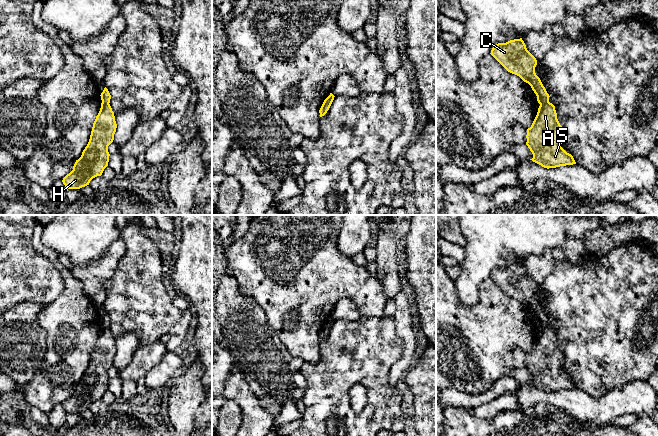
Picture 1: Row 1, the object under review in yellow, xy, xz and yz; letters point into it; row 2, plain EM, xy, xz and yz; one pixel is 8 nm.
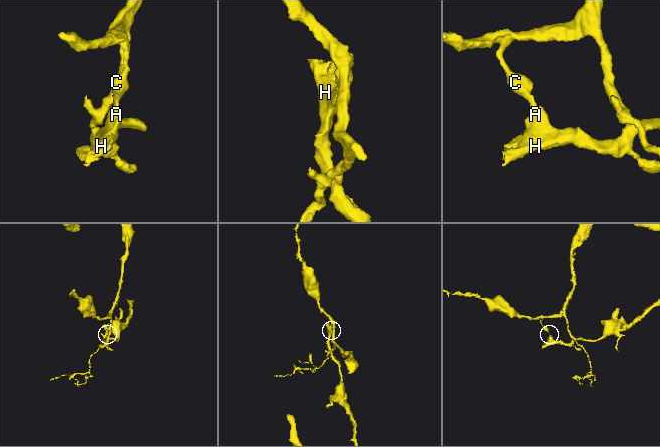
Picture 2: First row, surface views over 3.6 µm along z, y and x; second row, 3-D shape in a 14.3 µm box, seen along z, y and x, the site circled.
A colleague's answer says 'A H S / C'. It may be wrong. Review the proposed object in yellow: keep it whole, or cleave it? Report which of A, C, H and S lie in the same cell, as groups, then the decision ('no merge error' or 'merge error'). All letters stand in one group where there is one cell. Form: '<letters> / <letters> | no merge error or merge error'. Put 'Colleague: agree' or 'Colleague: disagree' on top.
Colleague: agree
A H S / C | merge error

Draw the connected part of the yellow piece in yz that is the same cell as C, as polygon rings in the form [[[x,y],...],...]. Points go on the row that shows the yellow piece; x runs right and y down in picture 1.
[[[522,38],[498,43],[490,53],[508,72],[528,83],[537,96],[538,103],[549,101],[549,94],[535,73],[536,58],[527,50]]]

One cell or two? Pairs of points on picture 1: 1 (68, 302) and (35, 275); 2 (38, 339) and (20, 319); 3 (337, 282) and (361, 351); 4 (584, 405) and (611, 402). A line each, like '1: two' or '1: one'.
1: two
2: one
3: two
4: one

